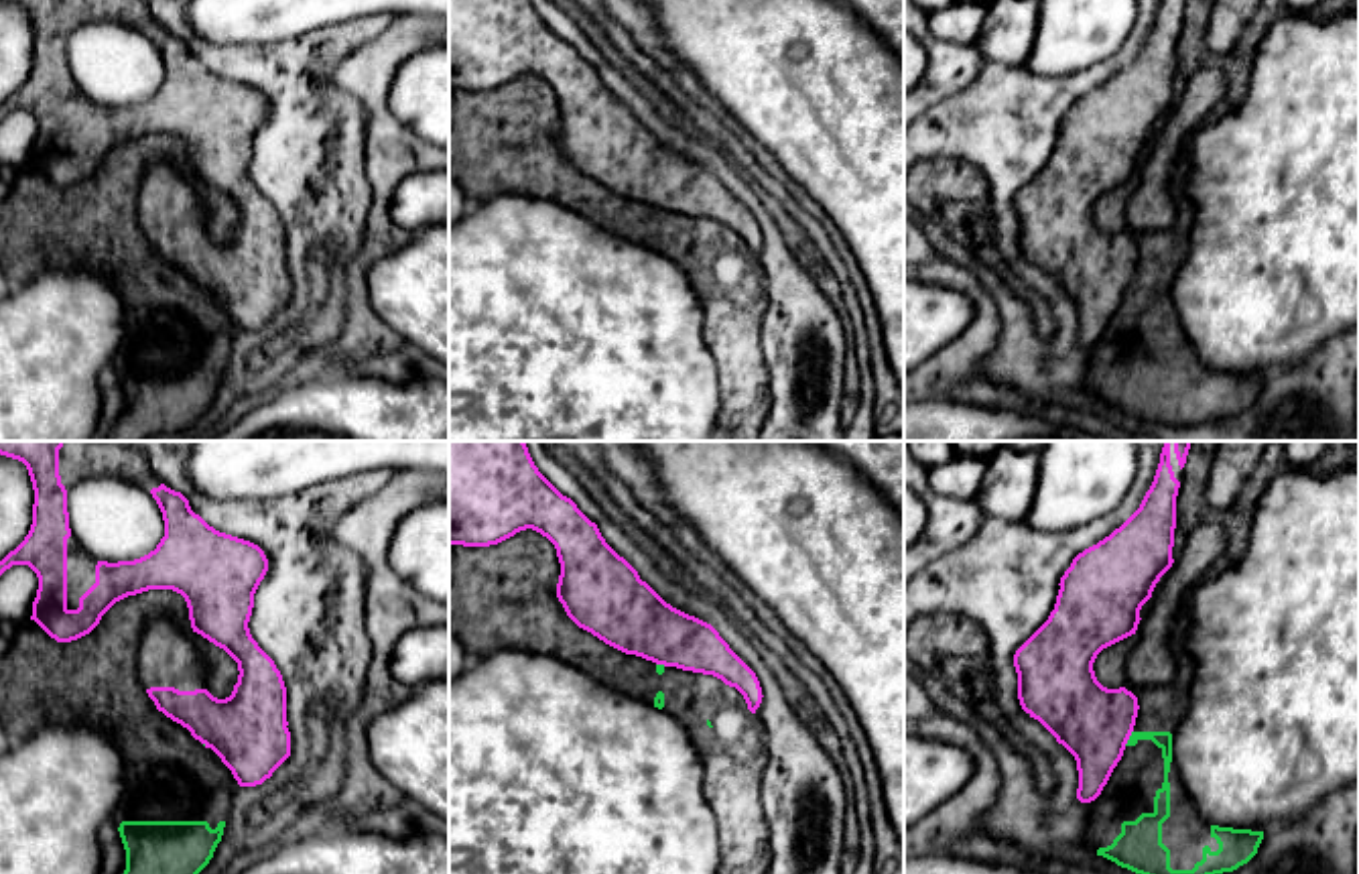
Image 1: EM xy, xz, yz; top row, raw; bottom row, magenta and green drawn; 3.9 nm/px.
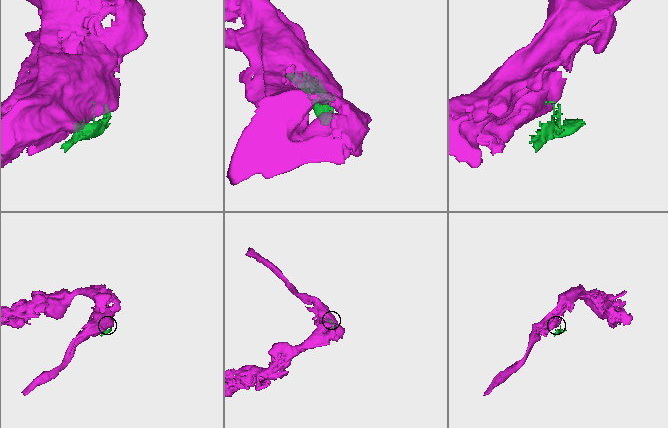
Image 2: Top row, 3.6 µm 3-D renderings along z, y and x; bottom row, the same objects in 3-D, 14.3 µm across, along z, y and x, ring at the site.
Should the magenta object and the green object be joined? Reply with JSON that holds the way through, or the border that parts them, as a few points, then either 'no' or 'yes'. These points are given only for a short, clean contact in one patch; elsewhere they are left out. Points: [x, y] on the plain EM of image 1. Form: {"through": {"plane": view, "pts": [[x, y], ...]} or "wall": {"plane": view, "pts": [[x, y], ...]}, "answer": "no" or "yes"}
{"wall": {"plane": "yz", "pts": [[1132, 275], [1124, 289]]}, "answer": "no"}

